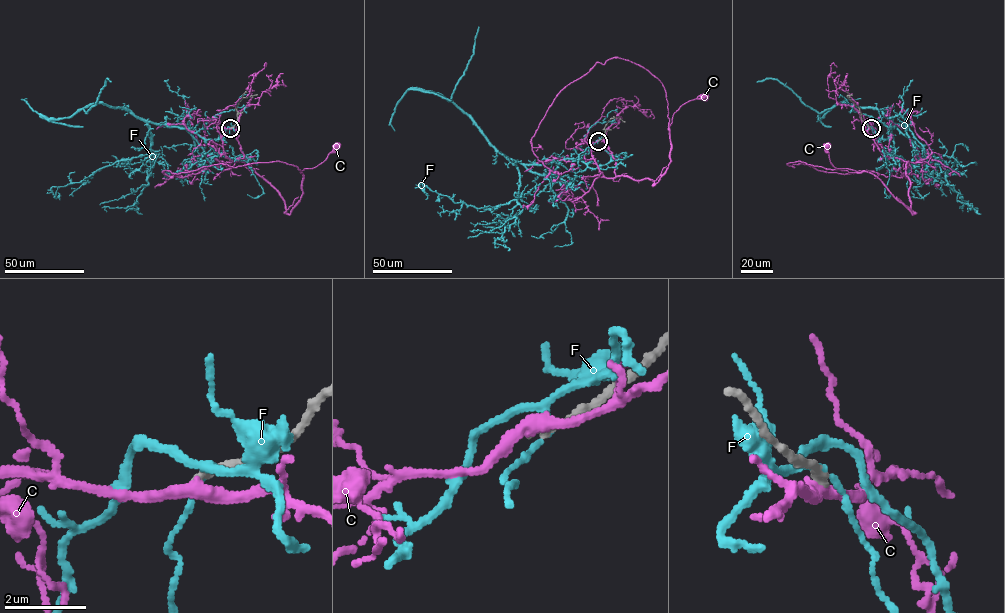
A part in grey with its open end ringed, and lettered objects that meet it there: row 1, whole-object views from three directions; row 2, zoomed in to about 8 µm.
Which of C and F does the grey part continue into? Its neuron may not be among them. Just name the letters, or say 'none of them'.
none of them

